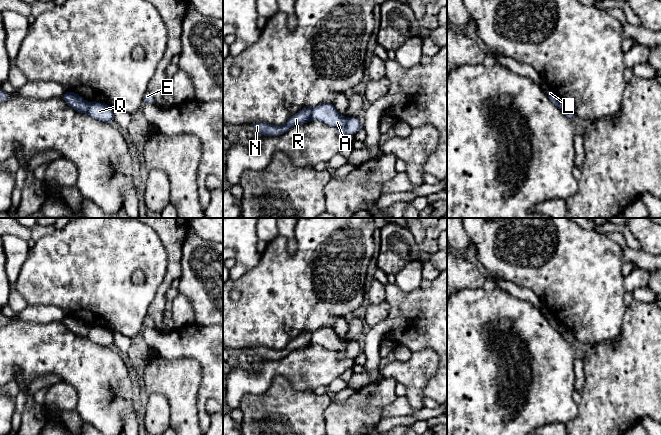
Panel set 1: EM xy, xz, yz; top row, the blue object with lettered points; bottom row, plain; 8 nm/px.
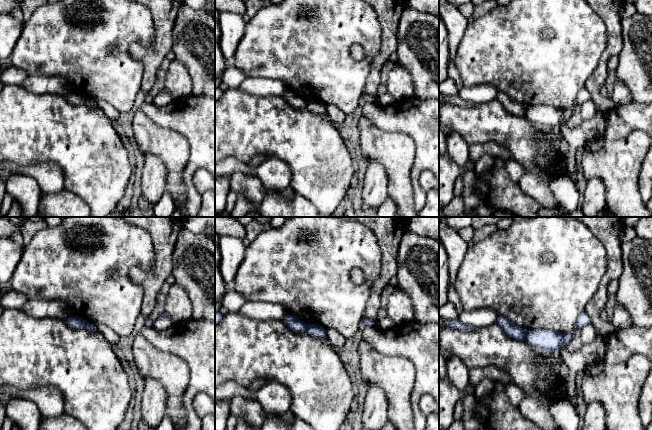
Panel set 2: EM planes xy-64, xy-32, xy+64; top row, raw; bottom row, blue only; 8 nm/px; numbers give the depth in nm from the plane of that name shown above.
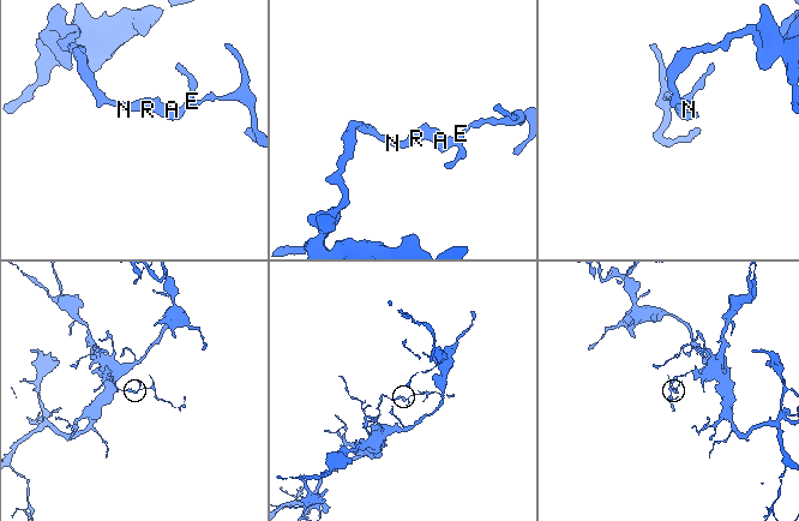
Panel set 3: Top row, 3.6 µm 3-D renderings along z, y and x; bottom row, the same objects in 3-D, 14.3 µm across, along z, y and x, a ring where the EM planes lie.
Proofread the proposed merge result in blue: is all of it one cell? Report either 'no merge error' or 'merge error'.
merge error

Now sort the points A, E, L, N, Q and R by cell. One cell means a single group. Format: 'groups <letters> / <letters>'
groups A E Q / L N R

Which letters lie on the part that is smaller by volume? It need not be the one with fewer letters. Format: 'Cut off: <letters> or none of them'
Cut off: A, E, Q

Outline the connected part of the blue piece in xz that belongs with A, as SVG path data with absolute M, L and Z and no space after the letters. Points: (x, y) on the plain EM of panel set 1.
M323 327L312 333L312 344L318 344L336 352L338 359L355 359L362 353L362 346L358 342L346 342L340 339L333 328Z

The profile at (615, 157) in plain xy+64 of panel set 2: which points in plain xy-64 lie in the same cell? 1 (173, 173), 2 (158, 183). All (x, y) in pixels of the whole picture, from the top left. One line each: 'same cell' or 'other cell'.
1: same cell
2: other cell

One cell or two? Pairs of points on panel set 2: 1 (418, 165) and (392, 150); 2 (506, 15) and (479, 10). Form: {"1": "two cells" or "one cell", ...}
{"1": "two cells", "2": "two cells"}

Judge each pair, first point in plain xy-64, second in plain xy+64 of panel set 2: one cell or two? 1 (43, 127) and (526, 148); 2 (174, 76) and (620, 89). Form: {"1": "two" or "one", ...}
{"1": "one", "2": "one"}

